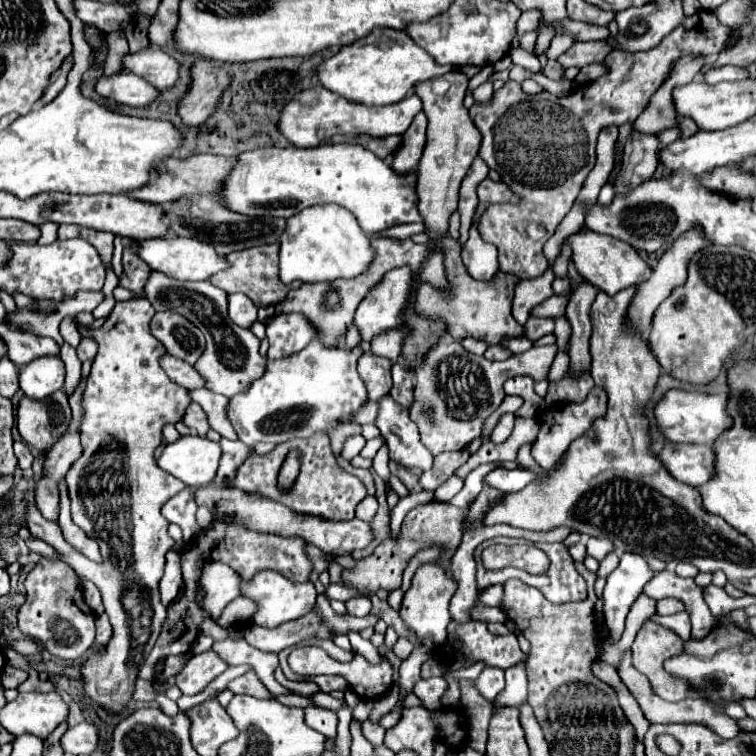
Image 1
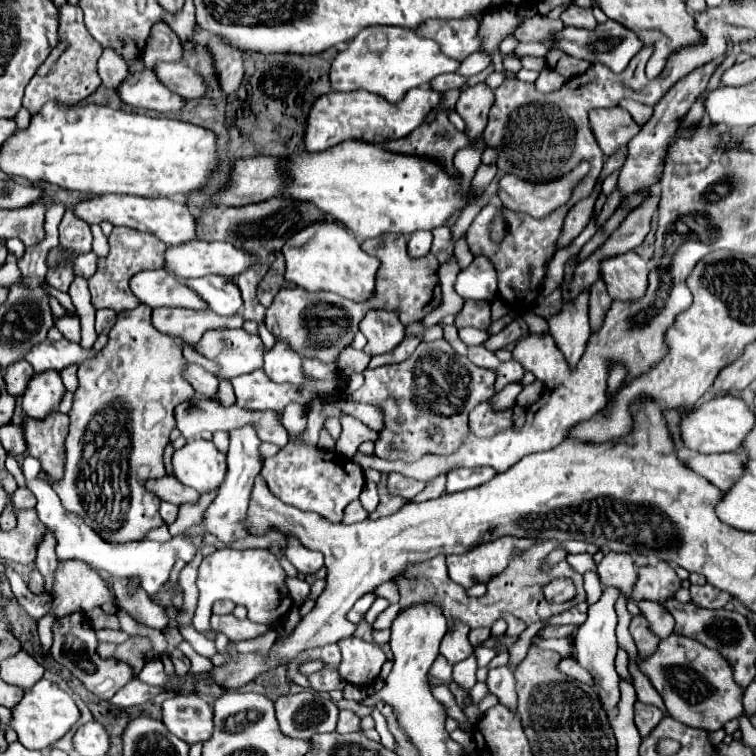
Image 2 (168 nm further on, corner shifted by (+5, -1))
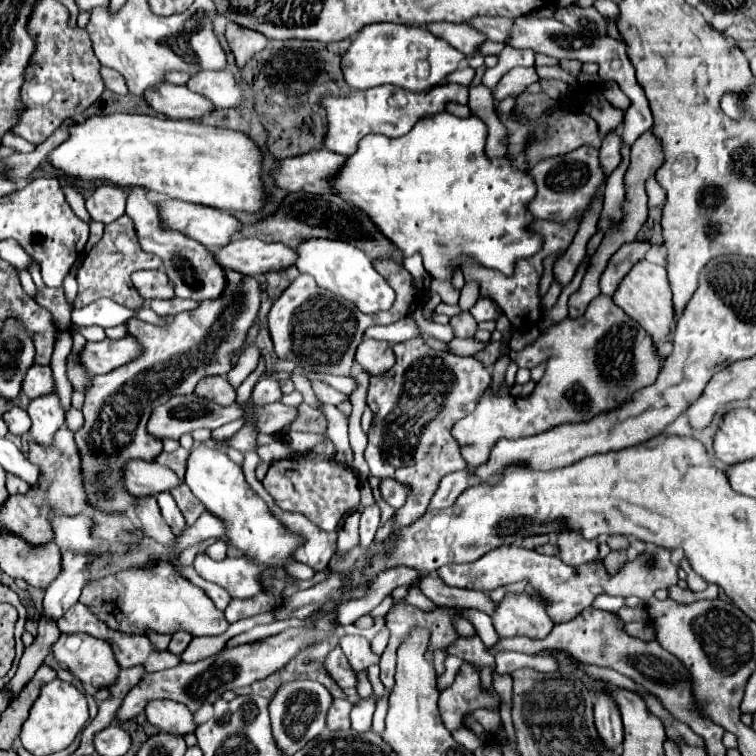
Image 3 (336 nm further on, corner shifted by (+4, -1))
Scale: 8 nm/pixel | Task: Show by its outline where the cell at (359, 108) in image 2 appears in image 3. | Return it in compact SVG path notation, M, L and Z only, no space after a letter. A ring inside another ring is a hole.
M440 84L436 88L424 90L422 94L402 90L396 86L378 86L370 90L354 90L348 96L328 96L322 100L328 112L328 134L326 134L326 148L338 154L352 156L358 150L358 142L366 134L386 134L390 138L398 138L412 130L412 126L424 118L434 116L446 108L448 102L468 104L468 88L458 84Z

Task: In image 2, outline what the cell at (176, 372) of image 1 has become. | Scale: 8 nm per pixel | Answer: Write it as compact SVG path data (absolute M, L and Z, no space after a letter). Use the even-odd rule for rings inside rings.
M187 364L185 366L185 380L195 388L195 392L205 394L205 396L215 396L217 392L217 384L219 380L209 374L205 368L201 368L199 364Z

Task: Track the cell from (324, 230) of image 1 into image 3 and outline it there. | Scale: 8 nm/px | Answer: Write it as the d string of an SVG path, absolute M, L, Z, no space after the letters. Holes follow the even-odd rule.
M312 238L306 240L298 246L298 262L296 268L302 274L314 276L316 284L320 288L328 288L334 294L340 294L354 302L362 312L366 314L376 314L380 310L390 310L394 304L394 290L390 284L374 270L370 258L362 254L356 246L350 246L348 242L336 242L336 240L326 240L326 238Z

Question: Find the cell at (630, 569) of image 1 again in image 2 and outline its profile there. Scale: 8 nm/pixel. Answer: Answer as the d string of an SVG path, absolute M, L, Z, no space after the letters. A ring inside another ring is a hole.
M603 588L601 598L589 606L589 618L587 622L579 628L575 636L575 648L577 648L577 660L583 668L587 668L597 682L597 690L601 694L601 702L609 716L615 714L615 706L619 702L619 676L615 672L615 654L617 654L617 638L615 638L615 628L617 628L617 612L615 612L615 602L619 598L617 588Z

